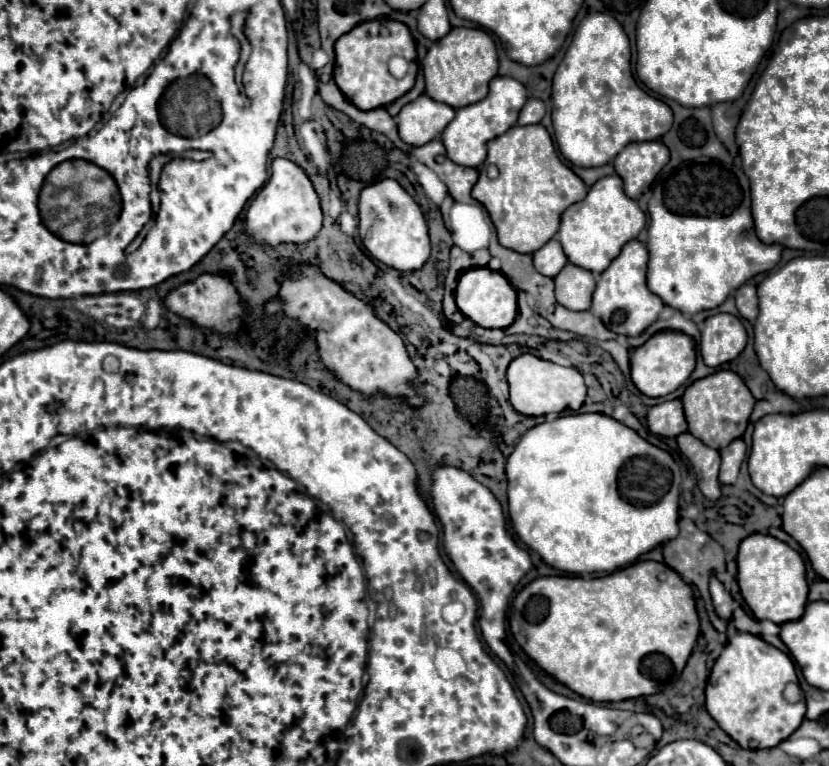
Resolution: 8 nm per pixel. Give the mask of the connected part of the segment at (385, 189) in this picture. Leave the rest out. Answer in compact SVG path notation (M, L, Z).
M383 179L361 191L359 237L365 249L381 263L397 271L417 271L425 265L431 245L425 217L413 197L393 179Z

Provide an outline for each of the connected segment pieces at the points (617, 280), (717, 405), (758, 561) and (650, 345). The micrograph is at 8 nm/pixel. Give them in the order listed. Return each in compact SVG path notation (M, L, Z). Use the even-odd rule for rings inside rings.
M633 239L623 247L621 255L601 273L597 281L597 289L593 293L593 305L589 311L595 317L599 317L603 325L607 325L607 329L611 329L613 333L639 337L651 323L657 321L663 309L663 301L659 301L659 297L655 297L655 293L651 293L647 287L645 279L647 261L649 261L647 247L637 239Z
M717 371L709 377L703 377L695 383L691 383L685 389L685 395L681 397L685 407L685 417L689 423L689 433L695 435L699 441L703 441L711 449L723 449L731 441L739 439L749 423L749 415L753 411L755 399L743 379L733 371Z
M763 533L749 535L741 541L737 565L737 581L741 587L741 595L759 621L773 621L781 625L787 621L797 621L803 615L809 593L809 585L805 579L805 563L801 555L793 551L787 543Z
M659 331L631 355L631 379L647 397L665 397L679 389L695 369L695 343L679 331Z

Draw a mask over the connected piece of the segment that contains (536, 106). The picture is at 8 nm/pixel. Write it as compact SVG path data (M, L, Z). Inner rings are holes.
M529 99L523 105L517 123L519 125L535 125L535 123L539 123L543 119L543 115L545 115L545 103L541 99Z

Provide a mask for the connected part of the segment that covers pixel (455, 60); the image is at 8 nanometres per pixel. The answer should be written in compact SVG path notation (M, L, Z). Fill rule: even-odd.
M459 27L451 29L443 41L435 41L423 59L423 75L427 89L425 93L453 109L461 109L473 105L487 97L489 81L497 75L499 59L493 39L483 29Z

